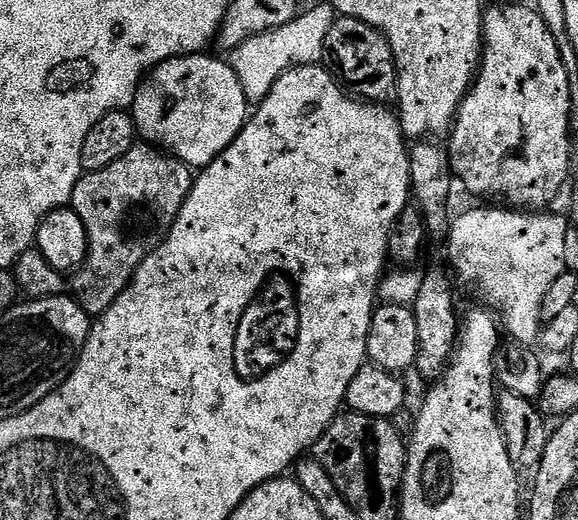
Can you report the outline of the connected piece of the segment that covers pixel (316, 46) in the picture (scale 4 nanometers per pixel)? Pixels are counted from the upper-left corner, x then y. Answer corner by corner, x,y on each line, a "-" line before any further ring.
320,2
314,7
309,7
290,23
255,34
235,45
228,61
246,88
249,101
262,101
273,88
273,84
292,67
319,63
321,57
325,57
327,34
335,19
333,6

